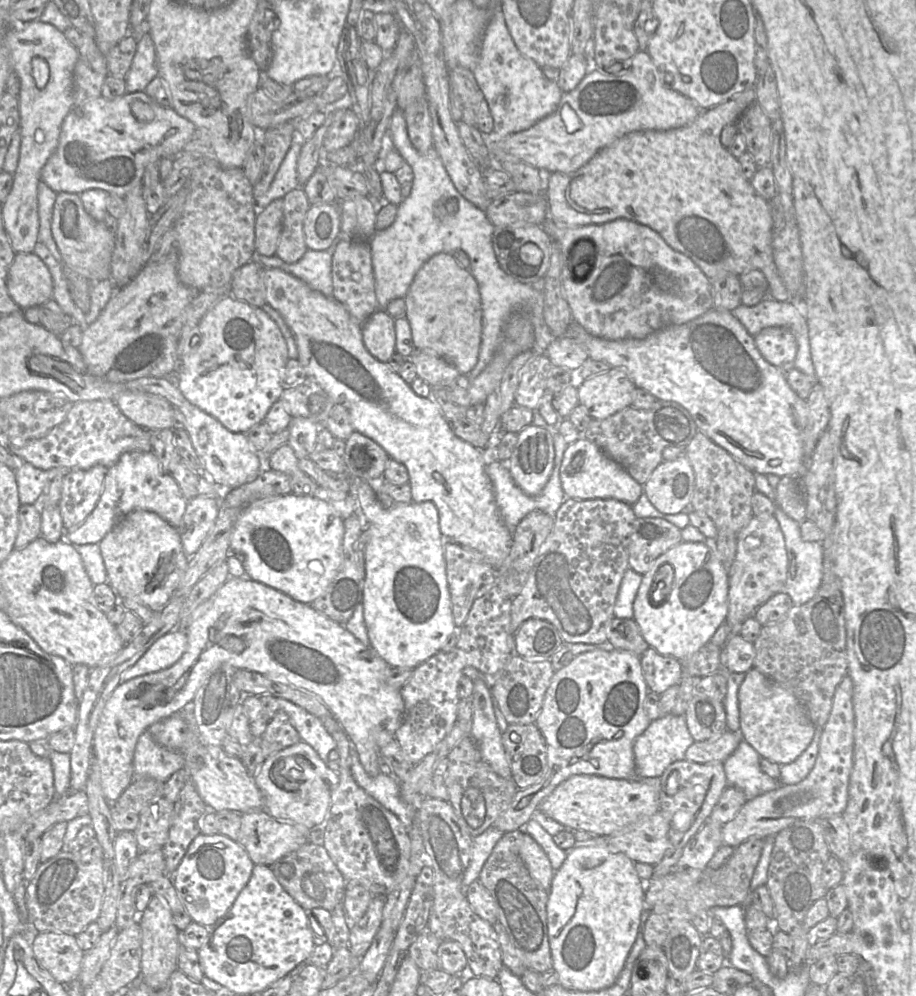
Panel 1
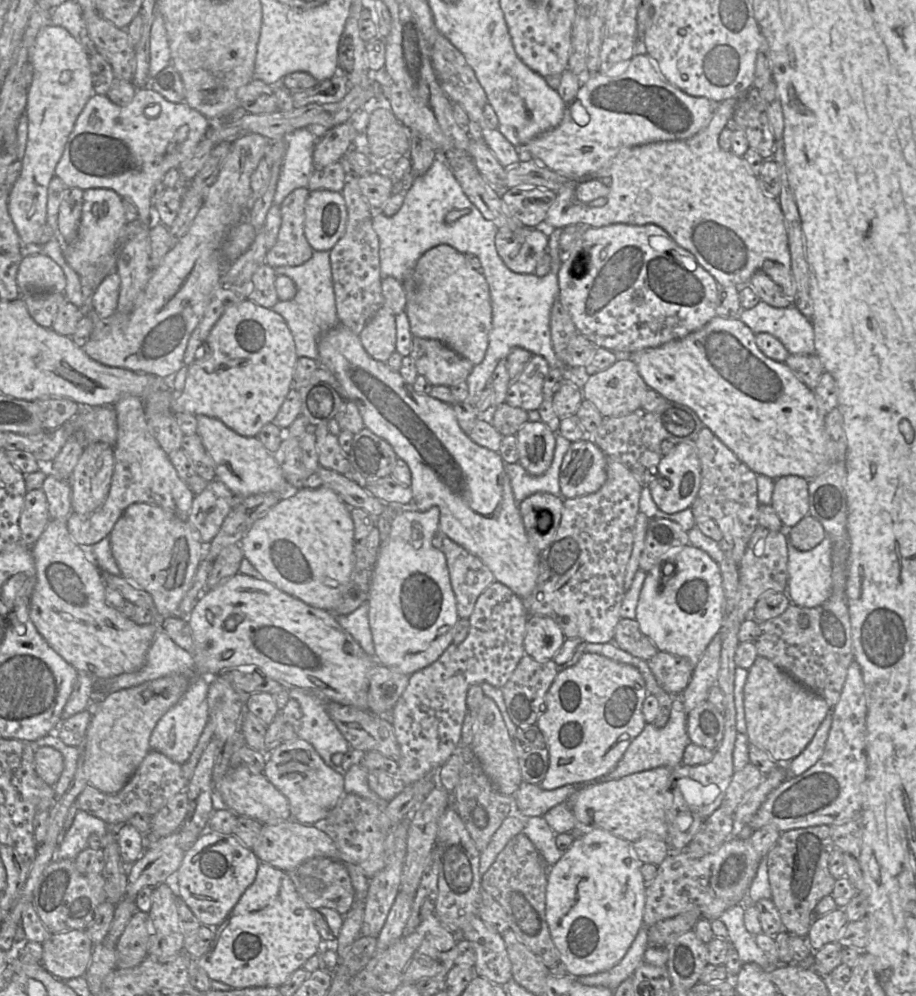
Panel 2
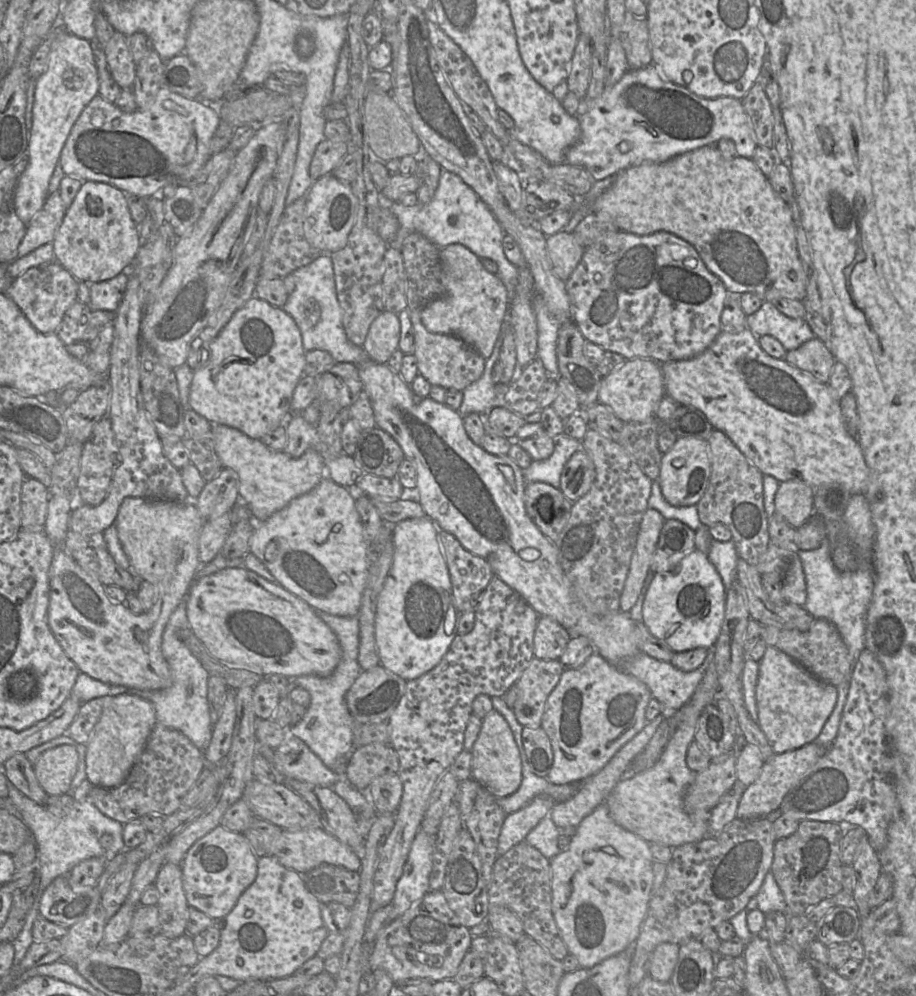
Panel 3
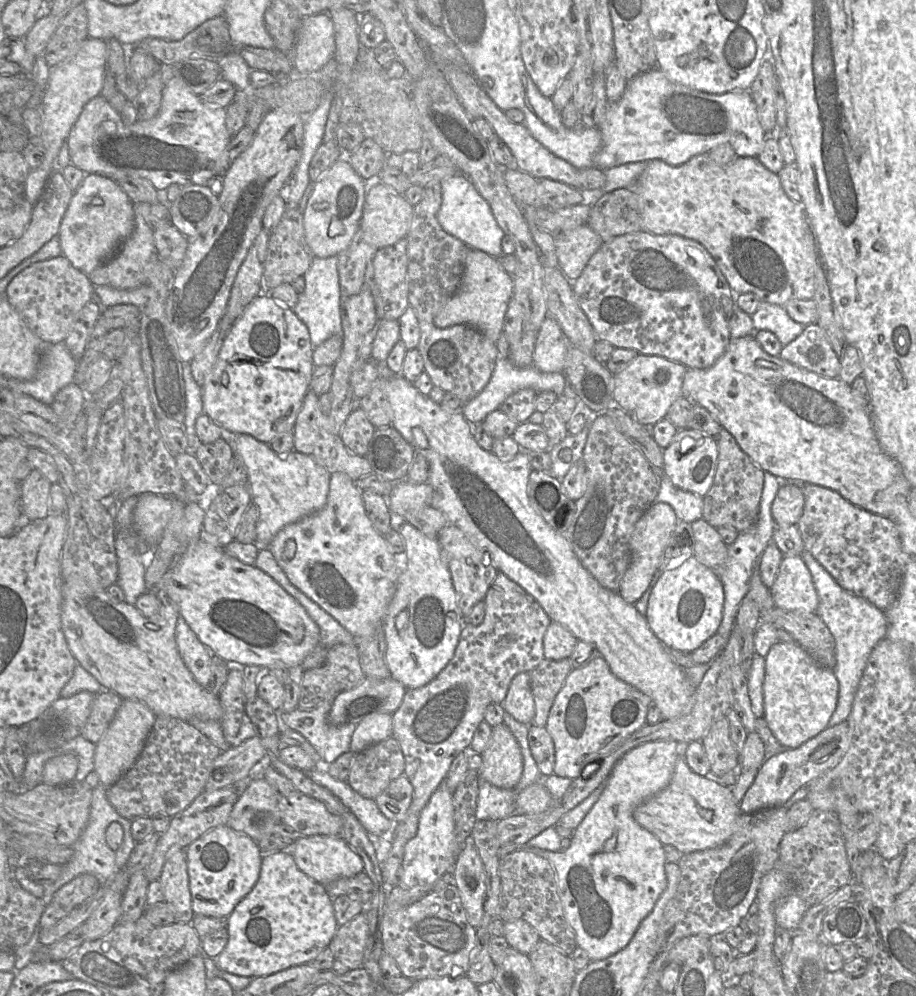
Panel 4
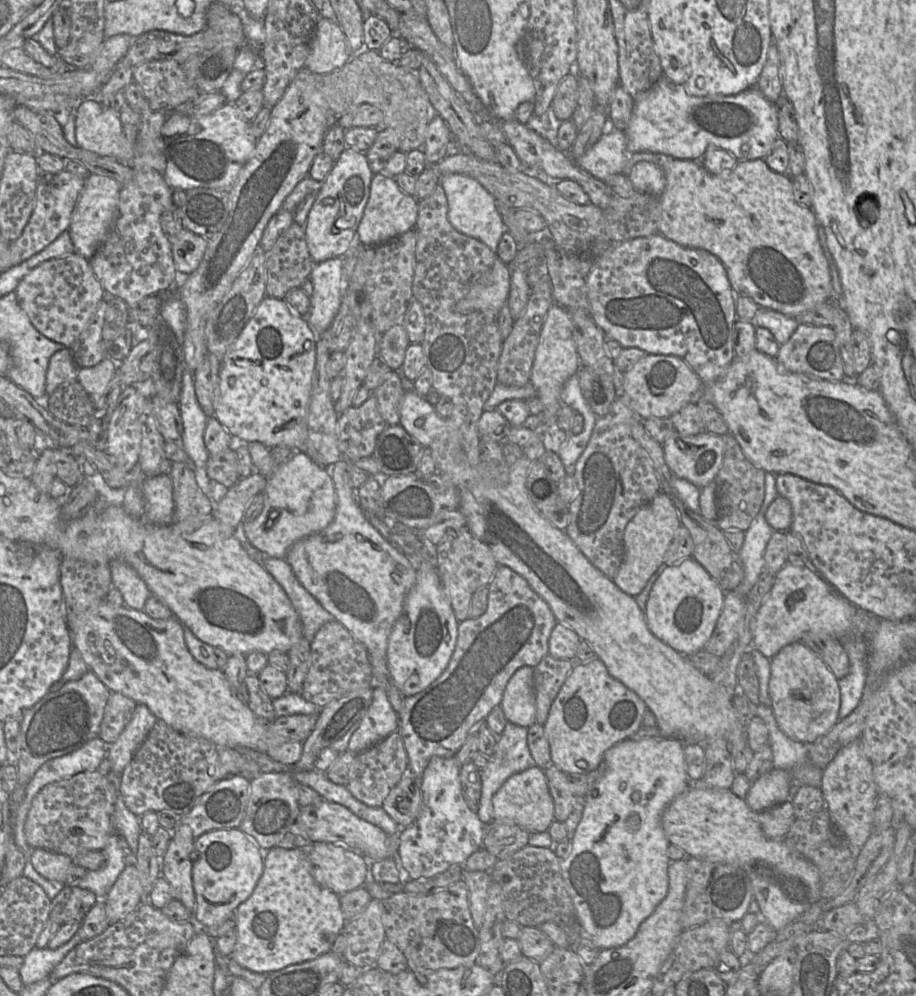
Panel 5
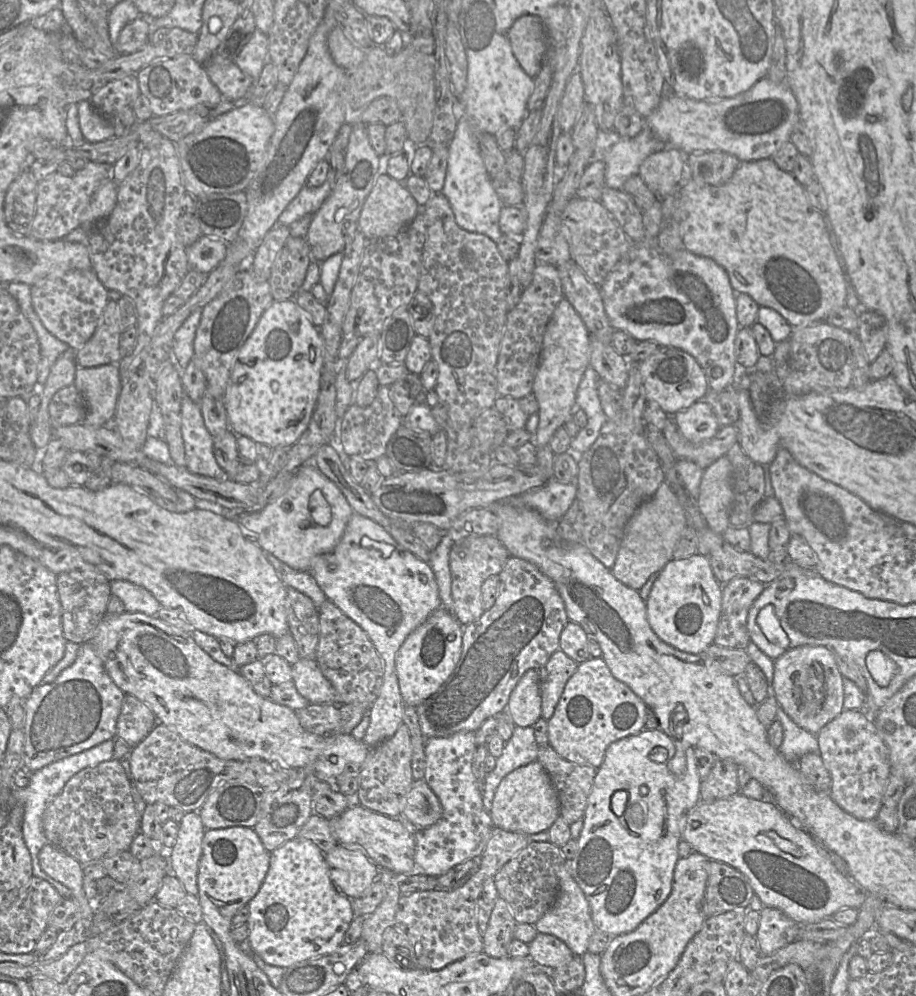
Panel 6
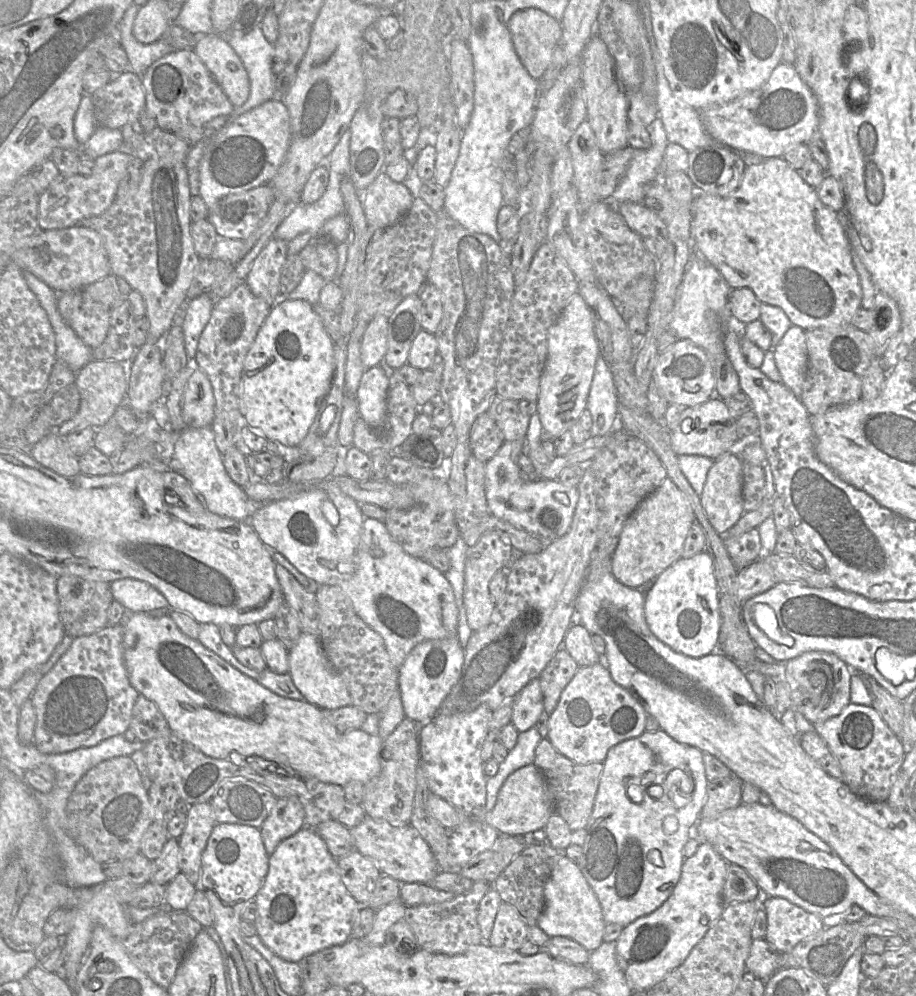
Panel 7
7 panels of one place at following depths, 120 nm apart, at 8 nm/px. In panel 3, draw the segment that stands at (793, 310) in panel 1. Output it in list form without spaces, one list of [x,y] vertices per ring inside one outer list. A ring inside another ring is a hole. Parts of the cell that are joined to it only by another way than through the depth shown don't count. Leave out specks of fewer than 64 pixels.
[[[763,301],[759,310],[746,317],[746,325],[758,338],[769,335],[786,349],[795,350],[815,337],[804,318],[789,318],[770,301]]]

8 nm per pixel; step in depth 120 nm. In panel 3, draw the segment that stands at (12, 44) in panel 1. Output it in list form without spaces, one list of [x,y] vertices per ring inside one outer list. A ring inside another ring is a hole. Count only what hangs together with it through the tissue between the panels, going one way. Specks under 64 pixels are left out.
[[[68,31],[57,32],[58,36],[51,45],[48,68],[36,81],[33,104],[32,128],[29,132],[28,149],[29,164],[19,176],[15,192],[14,207],[17,216],[26,225],[41,210],[49,194],[49,183],[59,163],[61,151],[72,127],[84,108],[99,94],[99,72],[93,56],[93,42],[77,37]]]

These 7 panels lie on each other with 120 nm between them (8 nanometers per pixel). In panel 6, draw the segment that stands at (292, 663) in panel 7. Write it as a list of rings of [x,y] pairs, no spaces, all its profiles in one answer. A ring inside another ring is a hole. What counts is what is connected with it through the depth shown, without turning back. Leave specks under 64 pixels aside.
[[[300,658],[293,664],[292,677],[298,693],[310,704],[336,704],[335,691],[314,658]]]

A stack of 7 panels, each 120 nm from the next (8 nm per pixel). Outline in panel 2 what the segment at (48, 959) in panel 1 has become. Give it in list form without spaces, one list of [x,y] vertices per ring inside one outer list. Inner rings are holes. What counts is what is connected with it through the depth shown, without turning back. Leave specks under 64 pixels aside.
[[[86,930],[54,933],[42,943],[41,964],[59,980],[84,976],[93,948]]]

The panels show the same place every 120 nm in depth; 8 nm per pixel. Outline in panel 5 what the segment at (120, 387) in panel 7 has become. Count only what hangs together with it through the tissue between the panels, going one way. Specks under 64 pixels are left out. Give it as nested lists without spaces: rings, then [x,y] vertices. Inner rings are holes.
[[[105,357],[93,367],[79,368],[76,380],[90,397],[96,411],[105,409],[109,385],[115,375],[117,364]]]

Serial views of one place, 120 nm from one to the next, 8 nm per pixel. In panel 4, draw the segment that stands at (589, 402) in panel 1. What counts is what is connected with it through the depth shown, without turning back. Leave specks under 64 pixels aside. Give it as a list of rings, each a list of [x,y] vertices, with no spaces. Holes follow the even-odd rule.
[[[638,354],[615,374],[613,403],[645,427],[665,418],[672,403],[683,396],[682,384],[687,368],[661,356]]]

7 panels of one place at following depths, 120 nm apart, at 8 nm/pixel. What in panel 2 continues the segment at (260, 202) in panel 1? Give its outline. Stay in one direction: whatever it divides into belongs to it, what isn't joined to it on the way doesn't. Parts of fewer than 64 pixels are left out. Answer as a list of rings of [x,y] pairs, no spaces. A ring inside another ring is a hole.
[[[300,128],[286,137],[286,151],[277,181],[274,205],[298,188],[307,188],[314,171],[313,151],[317,138],[307,129]]]

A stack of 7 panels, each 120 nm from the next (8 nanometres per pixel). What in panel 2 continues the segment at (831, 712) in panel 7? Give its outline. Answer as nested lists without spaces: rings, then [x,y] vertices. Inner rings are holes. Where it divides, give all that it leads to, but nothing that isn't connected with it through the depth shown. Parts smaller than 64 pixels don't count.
[[[759,656],[748,671],[744,686],[748,742],[764,750],[778,764],[787,764],[810,743],[831,707],[769,659]]]

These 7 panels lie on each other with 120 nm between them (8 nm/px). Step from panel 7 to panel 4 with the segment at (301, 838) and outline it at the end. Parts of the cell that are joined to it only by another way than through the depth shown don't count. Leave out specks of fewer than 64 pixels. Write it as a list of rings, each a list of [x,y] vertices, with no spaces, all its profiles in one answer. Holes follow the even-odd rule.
[[[290,852],[271,853],[263,856],[256,885],[228,917],[229,940],[225,949],[214,960],[221,971],[234,975],[251,978],[269,976],[315,960],[328,947],[338,926],[333,898],[325,887],[303,873]]]

